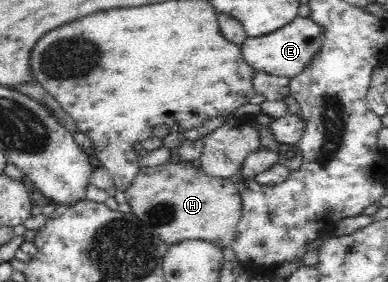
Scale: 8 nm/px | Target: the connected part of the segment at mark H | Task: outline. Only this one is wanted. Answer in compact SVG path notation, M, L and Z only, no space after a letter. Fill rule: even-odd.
M181 159L179 163L141 168L124 192L131 212L150 225L168 246L184 240L205 240L223 249L235 239L242 216L241 194L235 178L208 176L201 167Z

